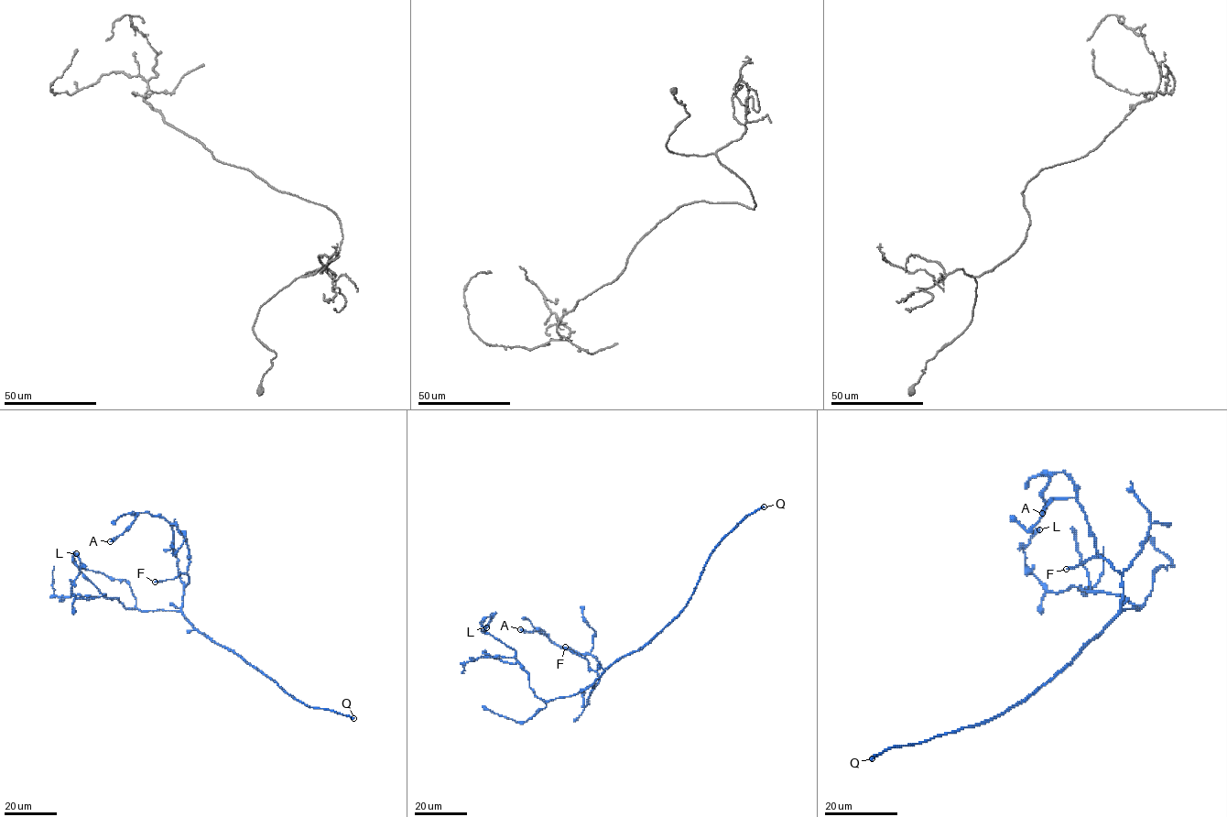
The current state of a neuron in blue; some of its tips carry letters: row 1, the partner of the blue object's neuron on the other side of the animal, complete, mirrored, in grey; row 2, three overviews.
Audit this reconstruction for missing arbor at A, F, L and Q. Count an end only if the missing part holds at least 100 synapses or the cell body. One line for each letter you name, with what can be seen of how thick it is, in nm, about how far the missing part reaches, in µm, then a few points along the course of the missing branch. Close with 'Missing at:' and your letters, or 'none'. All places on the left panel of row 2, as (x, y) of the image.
Q: Thickness 300 nm. Missing length about 250 µm
Missing at: Q

